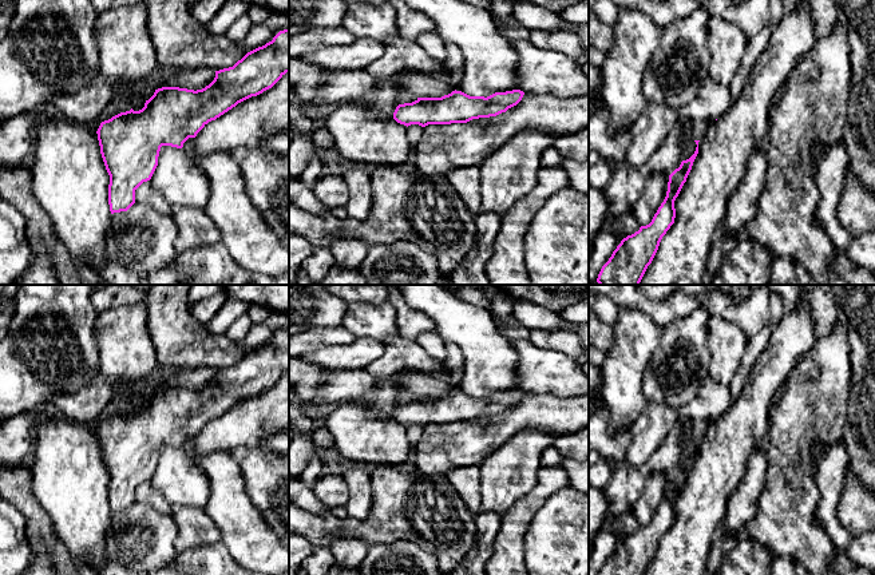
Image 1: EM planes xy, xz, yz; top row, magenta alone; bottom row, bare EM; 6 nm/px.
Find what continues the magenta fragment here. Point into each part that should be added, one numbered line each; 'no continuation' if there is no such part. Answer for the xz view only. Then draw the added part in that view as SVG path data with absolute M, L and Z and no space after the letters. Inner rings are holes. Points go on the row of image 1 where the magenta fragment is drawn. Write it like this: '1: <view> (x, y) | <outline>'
no continuation

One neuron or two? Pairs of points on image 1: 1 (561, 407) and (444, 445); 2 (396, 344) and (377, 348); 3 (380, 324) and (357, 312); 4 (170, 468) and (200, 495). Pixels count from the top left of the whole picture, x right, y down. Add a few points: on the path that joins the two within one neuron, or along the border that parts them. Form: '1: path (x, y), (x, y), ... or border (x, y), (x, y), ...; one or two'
1: path (531, 413), (474, 440); one
2: border (383, 341), (383, 353), (364, 368); two
3: path (375, 320), (365, 320), (363, 317); one
4: path (177, 475), (193, 490); one

